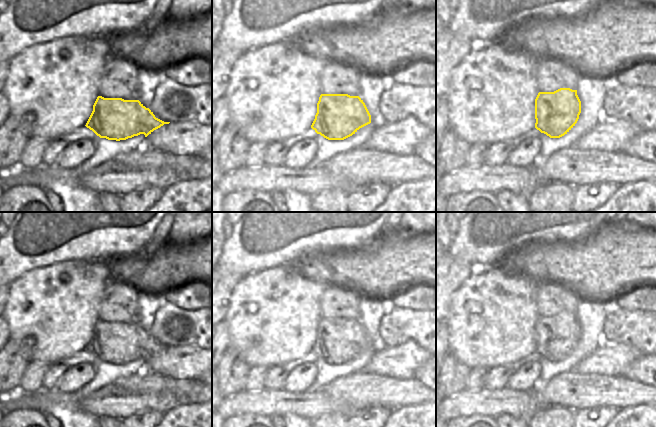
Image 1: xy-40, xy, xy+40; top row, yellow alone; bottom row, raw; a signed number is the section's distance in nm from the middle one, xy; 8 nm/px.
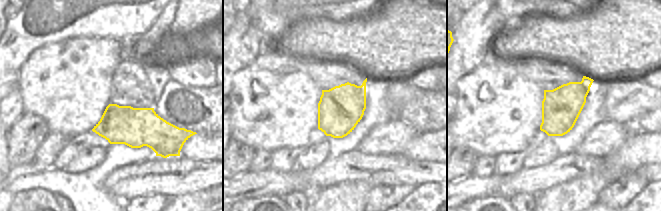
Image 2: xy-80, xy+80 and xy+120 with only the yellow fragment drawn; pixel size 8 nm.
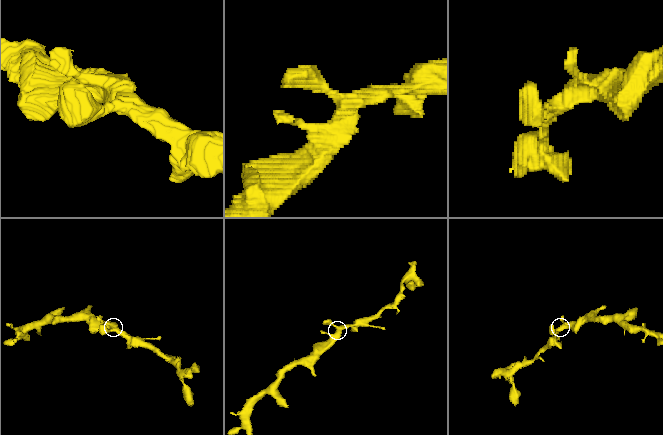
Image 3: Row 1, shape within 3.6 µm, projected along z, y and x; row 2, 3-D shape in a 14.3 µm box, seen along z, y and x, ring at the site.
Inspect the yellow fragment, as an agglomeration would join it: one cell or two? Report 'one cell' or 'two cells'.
one cell

